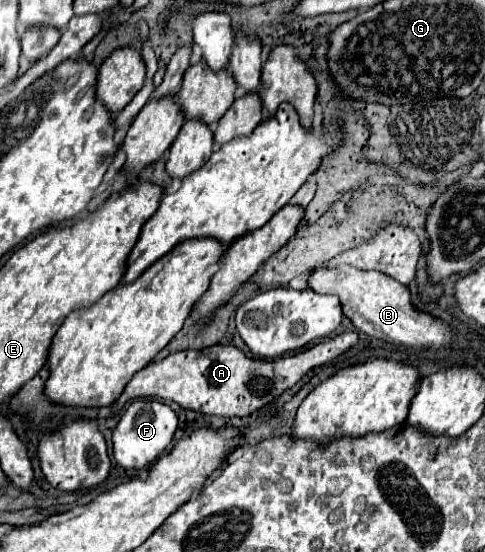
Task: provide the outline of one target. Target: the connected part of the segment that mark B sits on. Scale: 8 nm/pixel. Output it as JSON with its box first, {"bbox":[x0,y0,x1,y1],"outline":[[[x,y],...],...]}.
{"bbox":[307,264,453,348],"outline":[[[347,264],[337,268],[319,266],[311,272],[307,284],[317,294],[335,294],[341,300],[343,314],[353,322],[353,326],[373,338],[407,346],[439,348],[445,346],[453,336],[451,328],[445,322],[435,320],[425,312],[413,310],[409,302],[409,290],[381,272],[365,272]]]}

